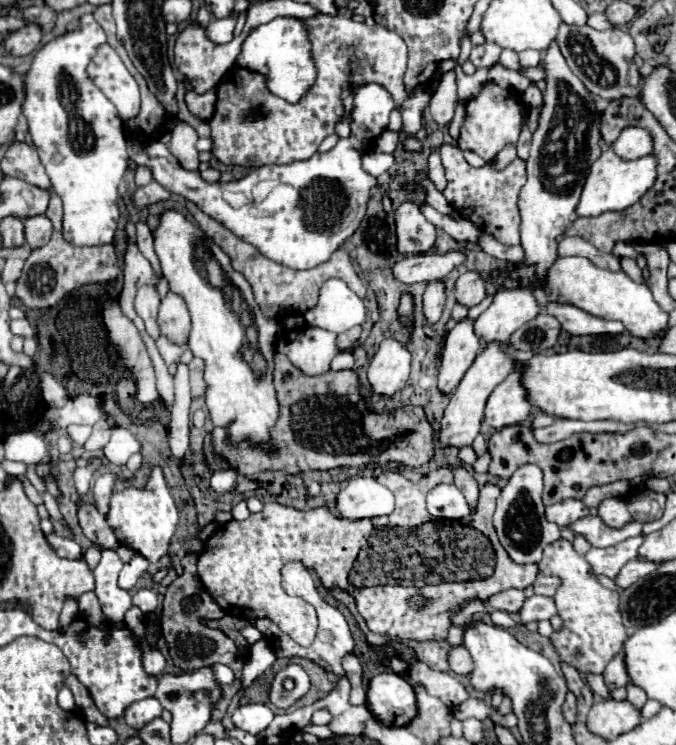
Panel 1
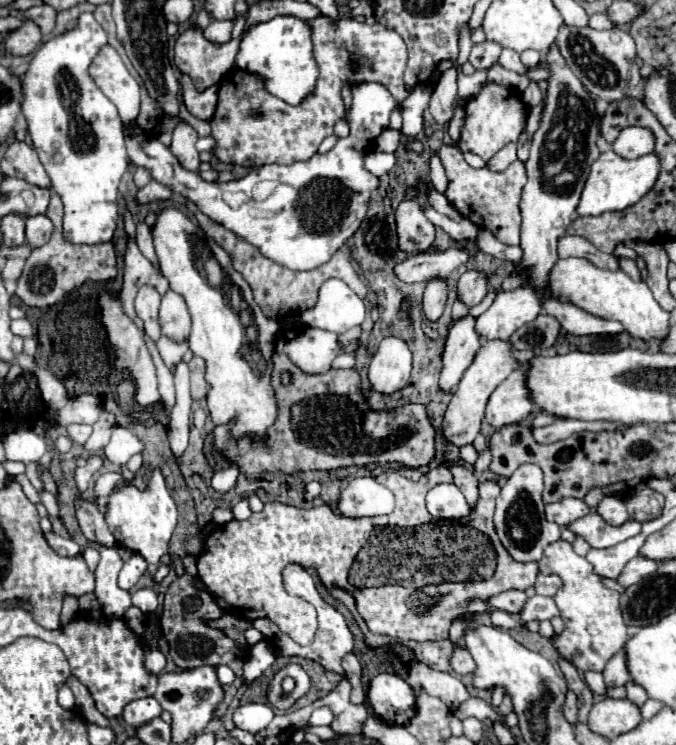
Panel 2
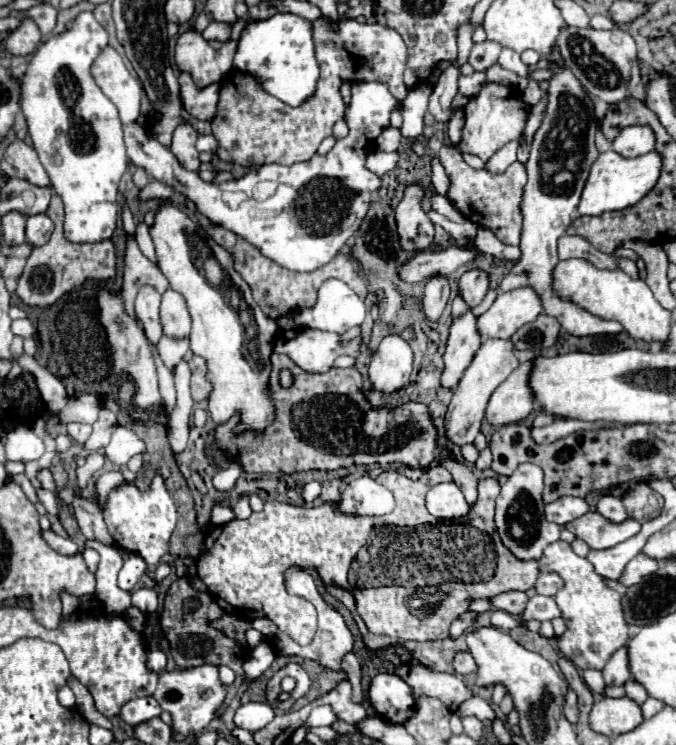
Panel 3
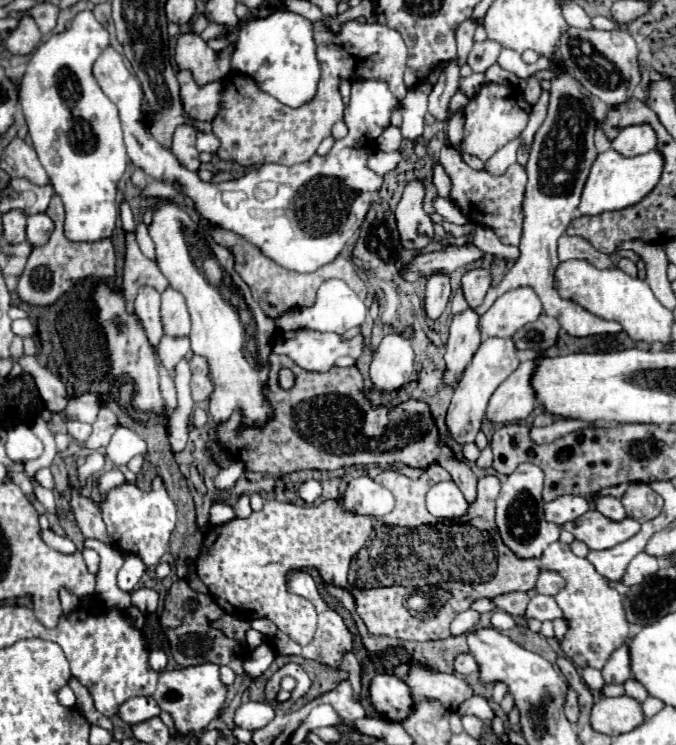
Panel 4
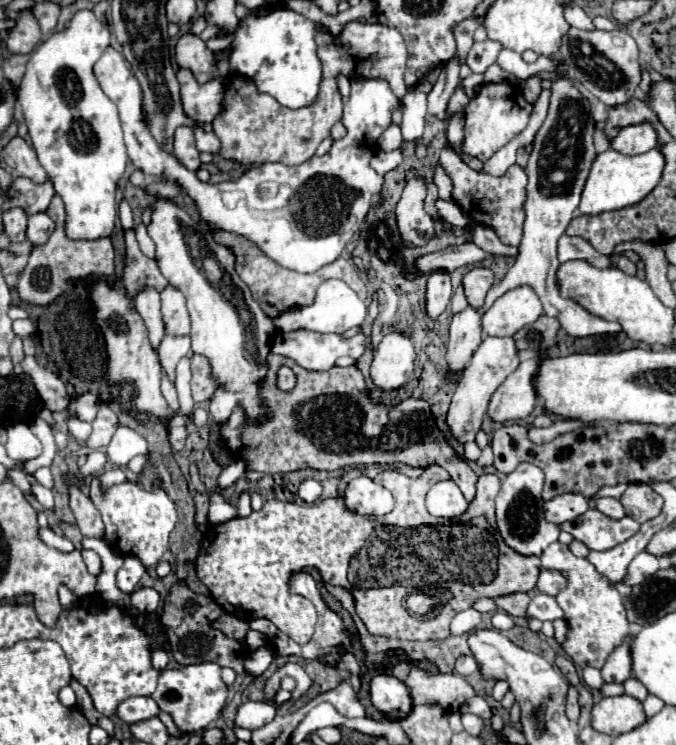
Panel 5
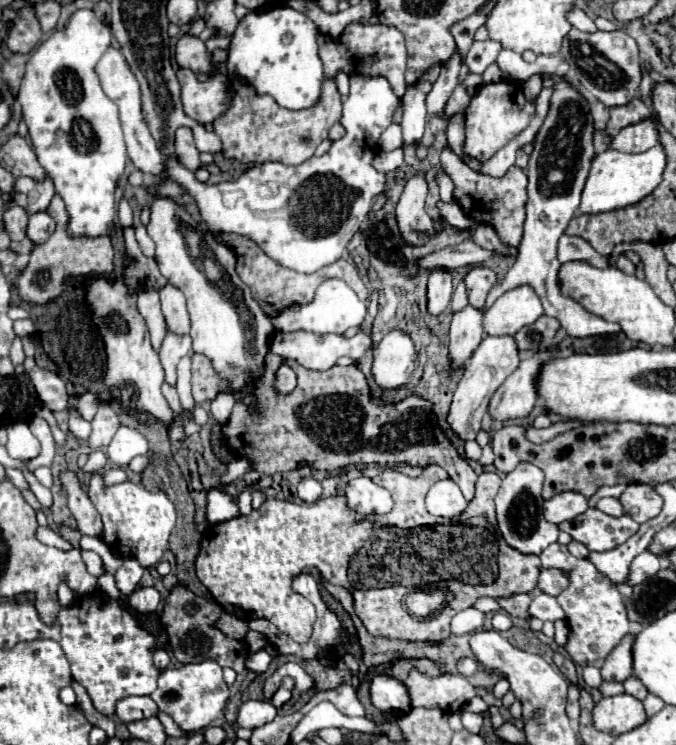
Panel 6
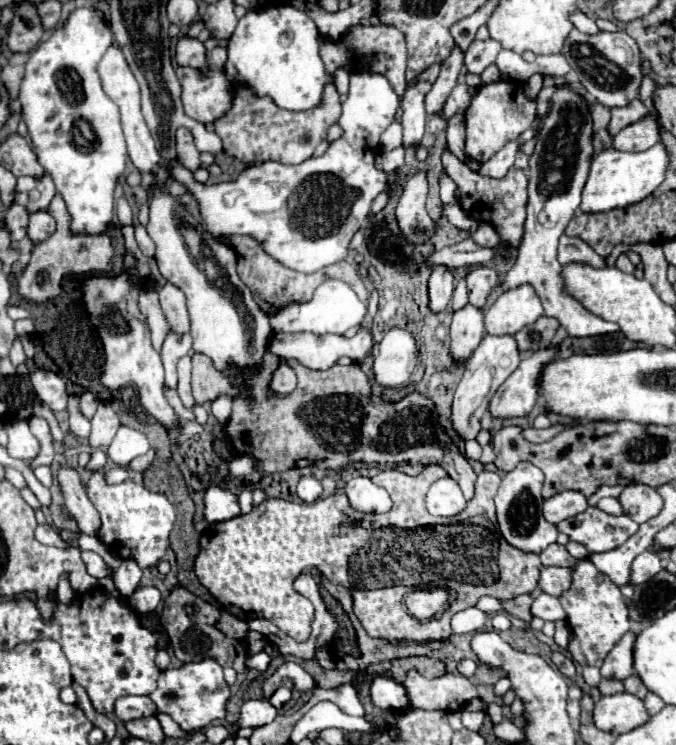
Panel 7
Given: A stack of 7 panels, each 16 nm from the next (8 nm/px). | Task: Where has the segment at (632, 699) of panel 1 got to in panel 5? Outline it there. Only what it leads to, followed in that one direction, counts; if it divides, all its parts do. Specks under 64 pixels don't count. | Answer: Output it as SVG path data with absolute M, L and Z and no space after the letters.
M628 678L628 680L624 682L624 688L626 688L626 694L632 696L632 698L636 698L638 702L644 702L646 696L648 696L648 690L646 690L636 678Z

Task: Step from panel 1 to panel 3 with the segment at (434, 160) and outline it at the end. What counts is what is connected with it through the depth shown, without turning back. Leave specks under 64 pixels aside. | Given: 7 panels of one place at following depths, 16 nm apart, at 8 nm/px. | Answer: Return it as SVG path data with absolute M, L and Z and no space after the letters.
M432 158L432 184L434 184L438 194L446 196L446 192L448 192L448 176L446 176L446 172L444 172L438 158Z

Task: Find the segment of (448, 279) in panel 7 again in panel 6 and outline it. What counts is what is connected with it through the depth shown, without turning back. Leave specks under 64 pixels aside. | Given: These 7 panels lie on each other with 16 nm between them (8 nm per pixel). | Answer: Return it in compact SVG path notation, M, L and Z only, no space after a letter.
M436 268L428 278L428 312L432 316L442 314L452 298L452 276L450 272Z

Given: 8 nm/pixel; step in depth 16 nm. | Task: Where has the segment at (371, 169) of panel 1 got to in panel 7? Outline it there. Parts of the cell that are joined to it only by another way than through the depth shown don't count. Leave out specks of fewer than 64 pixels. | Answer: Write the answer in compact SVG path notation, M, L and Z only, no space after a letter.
M396 148L392 152L380 152L374 160L374 166L380 170L380 172L392 172L396 168L400 168L404 164L404 148Z

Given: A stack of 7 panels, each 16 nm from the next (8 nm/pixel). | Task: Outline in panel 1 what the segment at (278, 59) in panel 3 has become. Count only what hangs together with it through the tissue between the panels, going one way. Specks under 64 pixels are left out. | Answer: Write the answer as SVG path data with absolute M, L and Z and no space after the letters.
M276 18L268 24L258 26L242 44L242 52L236 58L236 64L240 64L242 68L264 72L270 78L270 92L292 104L300 100L300 96L312 86L312 80L316 78L316 66L310 56L308 30L298 18Z

